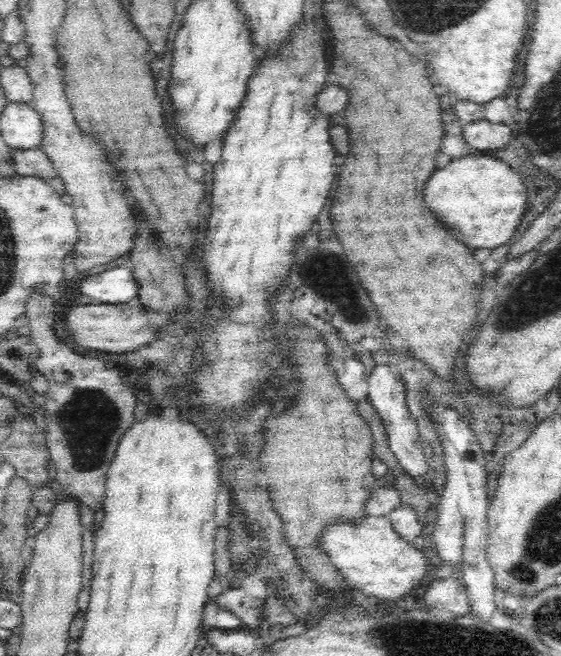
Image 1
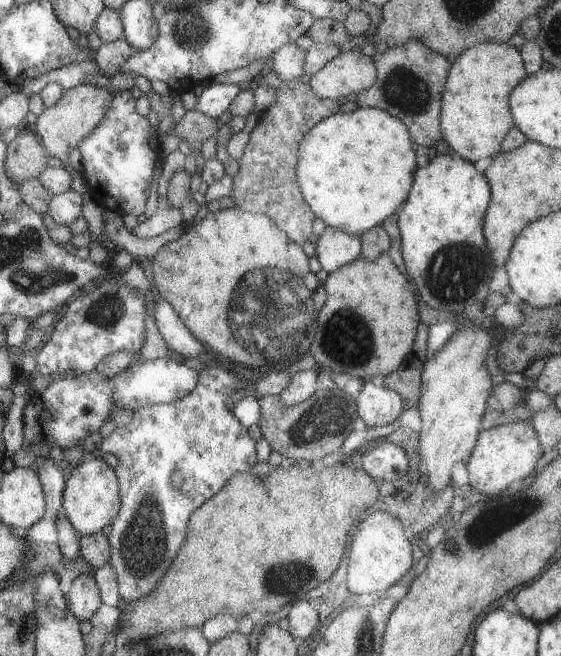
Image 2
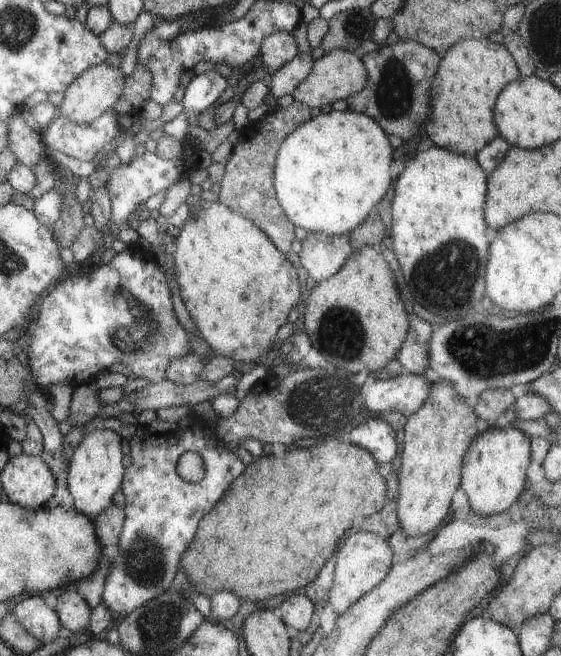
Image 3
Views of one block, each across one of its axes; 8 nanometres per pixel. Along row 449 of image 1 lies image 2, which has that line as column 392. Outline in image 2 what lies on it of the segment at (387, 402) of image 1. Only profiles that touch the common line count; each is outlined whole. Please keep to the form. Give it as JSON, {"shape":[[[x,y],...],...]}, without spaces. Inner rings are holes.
{"shape":[[[371,381],[360,389],[355,401],[358,416],[368,427],[390,424],[406,410],[400,394],[386,387],[377,387]]]}

